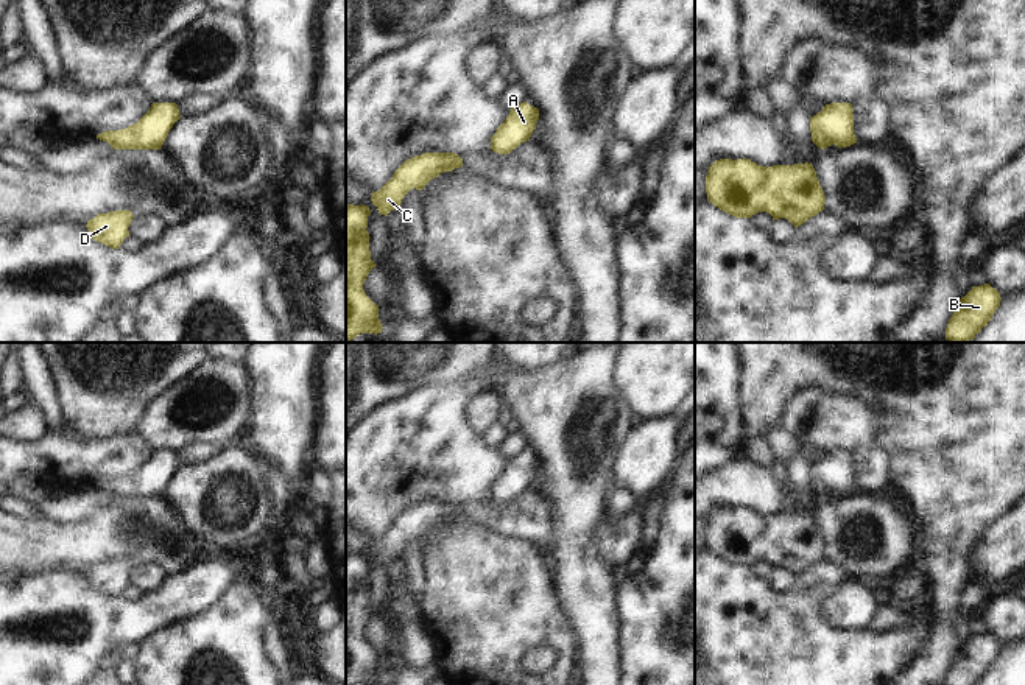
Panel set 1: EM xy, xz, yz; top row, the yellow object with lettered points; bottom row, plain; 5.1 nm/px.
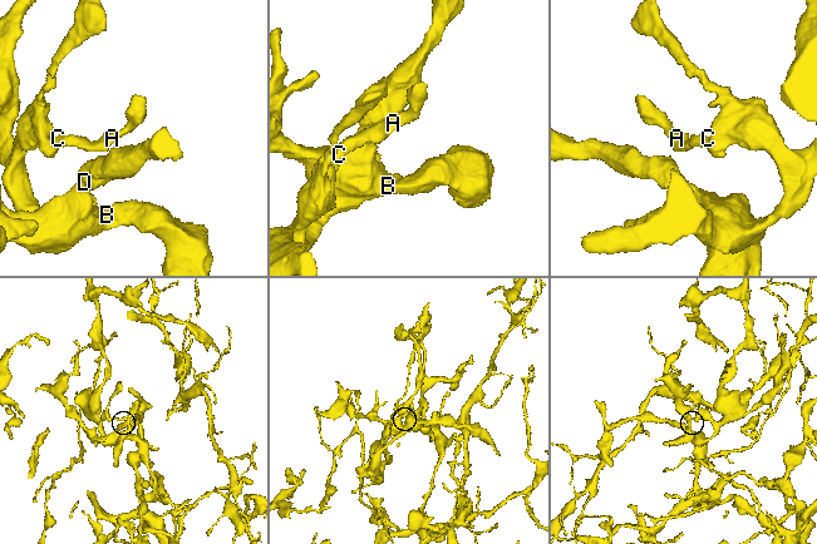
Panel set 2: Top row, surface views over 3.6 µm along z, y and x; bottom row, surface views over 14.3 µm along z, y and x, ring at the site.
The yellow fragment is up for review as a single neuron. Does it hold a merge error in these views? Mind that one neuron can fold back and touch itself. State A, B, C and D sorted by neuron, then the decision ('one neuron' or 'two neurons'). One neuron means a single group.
groups A B C D; one neuron

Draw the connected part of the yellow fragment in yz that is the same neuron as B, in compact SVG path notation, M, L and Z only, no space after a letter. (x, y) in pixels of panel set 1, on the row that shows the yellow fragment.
M989 283L972 286L958 300L946 328L946 339L950 342L967 342L988 325L995 310L1000 307L1000 293Z

